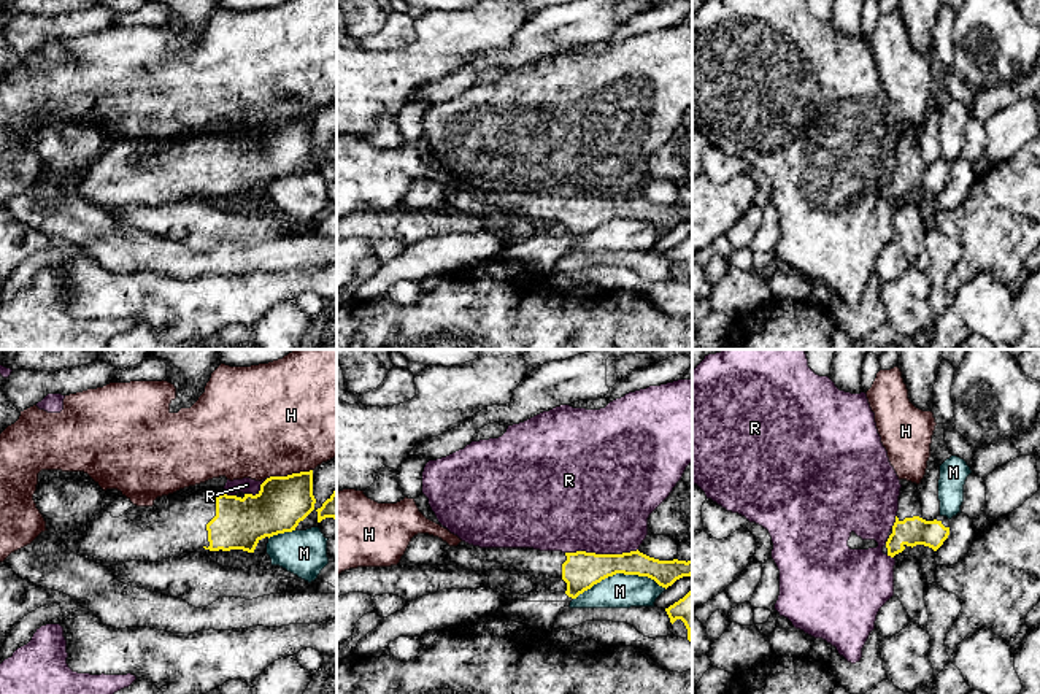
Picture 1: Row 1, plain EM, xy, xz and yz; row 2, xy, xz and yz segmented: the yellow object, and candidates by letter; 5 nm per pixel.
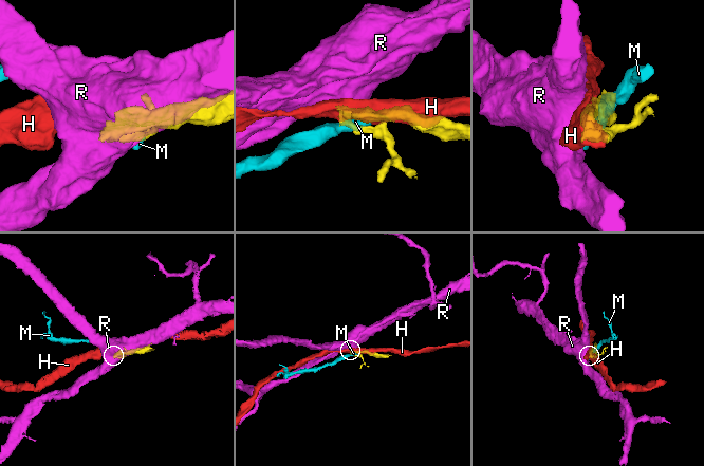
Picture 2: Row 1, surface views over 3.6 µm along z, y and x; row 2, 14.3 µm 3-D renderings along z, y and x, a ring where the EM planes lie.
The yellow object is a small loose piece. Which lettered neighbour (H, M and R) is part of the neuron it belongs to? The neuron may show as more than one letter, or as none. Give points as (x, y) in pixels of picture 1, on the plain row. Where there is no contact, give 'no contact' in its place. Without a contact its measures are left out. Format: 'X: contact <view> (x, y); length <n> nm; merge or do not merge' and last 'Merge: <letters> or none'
H: contact xy (289, 119); length 240 nm; do not merge
M: contact xz (620, 216); length 480 nm; do not merge
R: contact xz (600, 199); length 360 nm; do not merge
Merge: none

